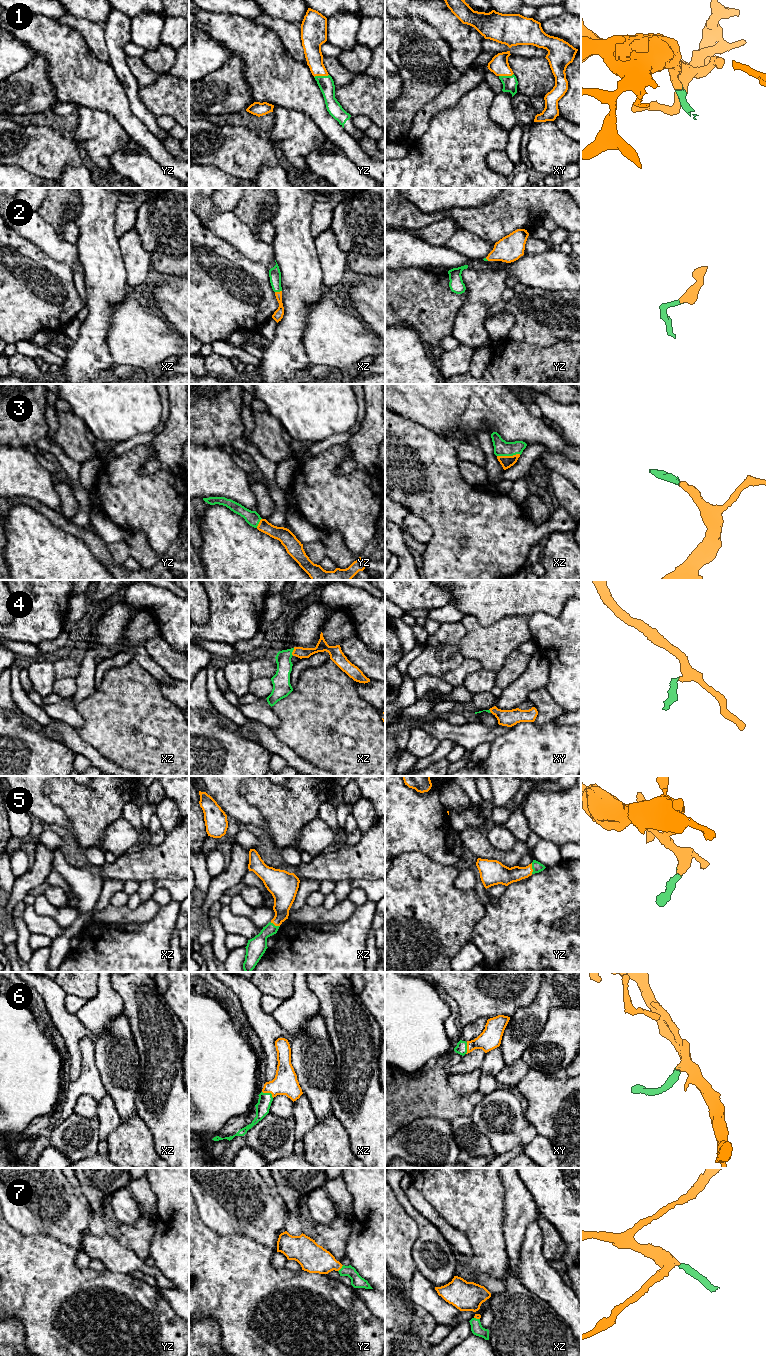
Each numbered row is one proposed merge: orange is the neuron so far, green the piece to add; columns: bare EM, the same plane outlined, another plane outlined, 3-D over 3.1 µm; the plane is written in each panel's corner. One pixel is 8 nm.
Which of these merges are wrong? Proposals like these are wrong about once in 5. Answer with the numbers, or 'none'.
none

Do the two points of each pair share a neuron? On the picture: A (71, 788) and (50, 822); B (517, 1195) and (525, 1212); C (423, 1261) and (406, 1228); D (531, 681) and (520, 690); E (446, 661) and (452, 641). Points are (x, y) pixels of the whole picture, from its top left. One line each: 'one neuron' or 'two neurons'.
A: two neurons
B: one neuron
C: two neurons
D: one neuron
E: one neuron

